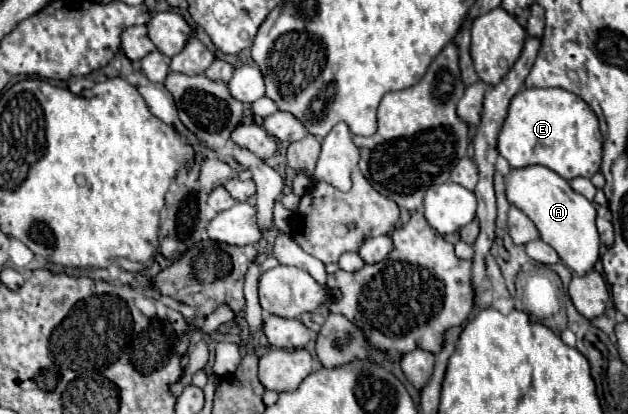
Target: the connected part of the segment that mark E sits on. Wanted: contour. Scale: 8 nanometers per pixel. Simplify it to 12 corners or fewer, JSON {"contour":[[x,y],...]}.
{"contour":[[563,88],[515,94],[497,138],[511,168],[599,172],[597,116]]}

